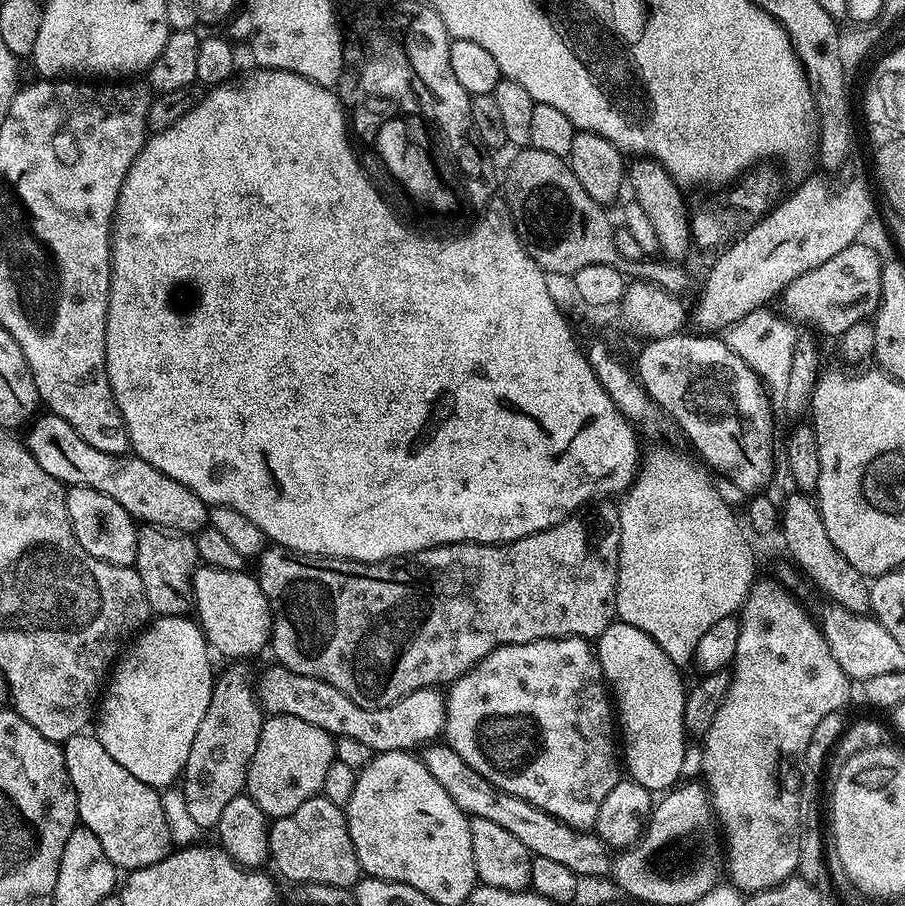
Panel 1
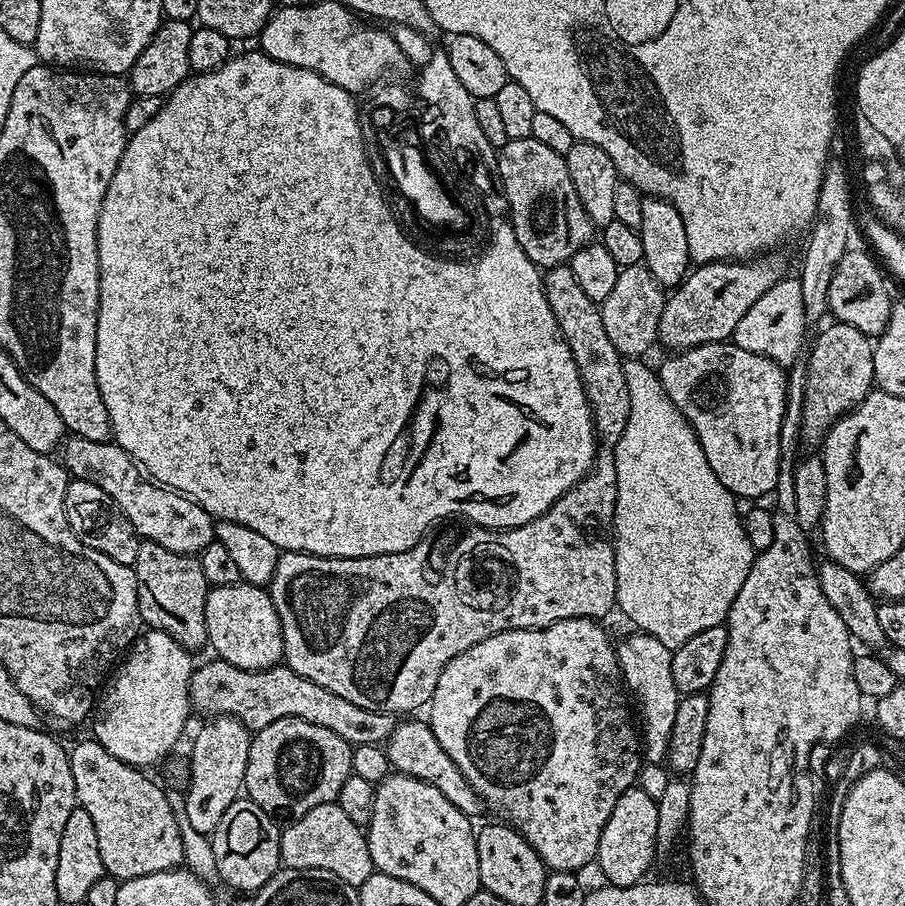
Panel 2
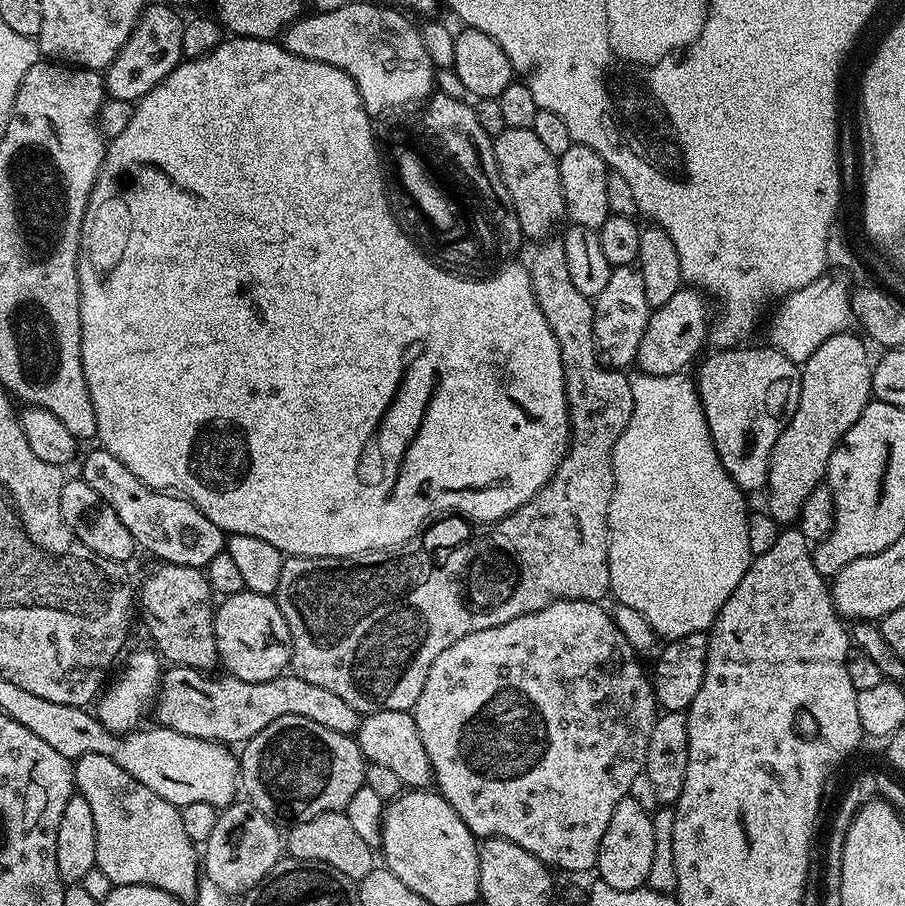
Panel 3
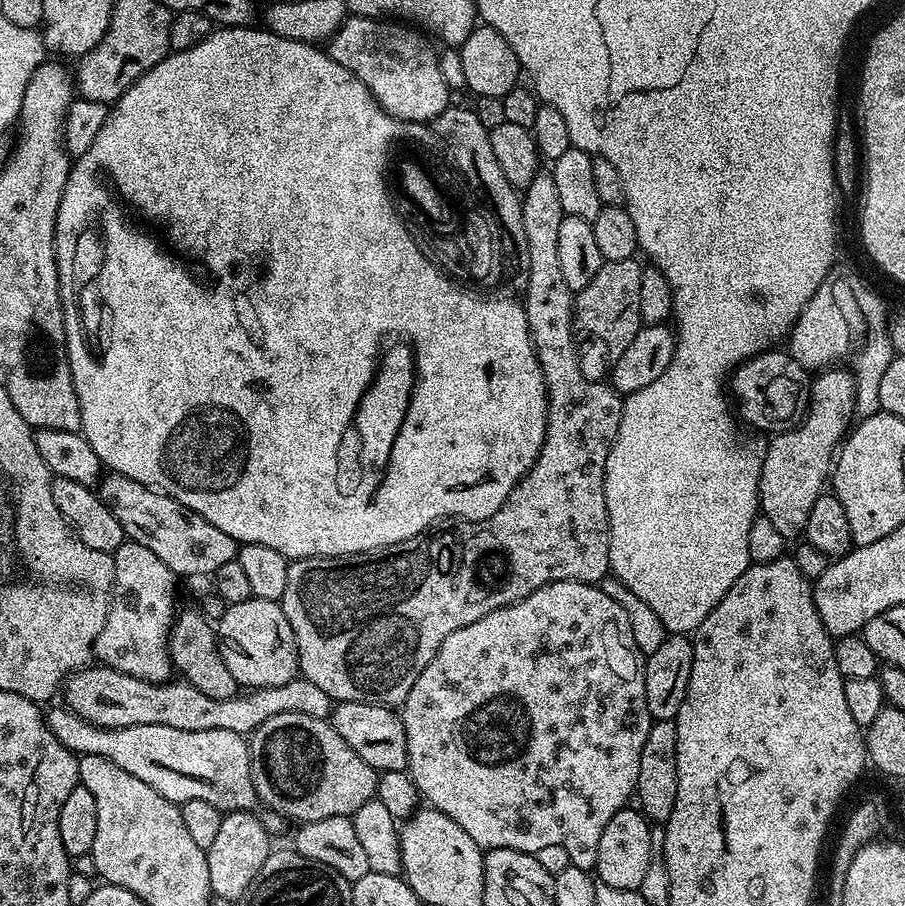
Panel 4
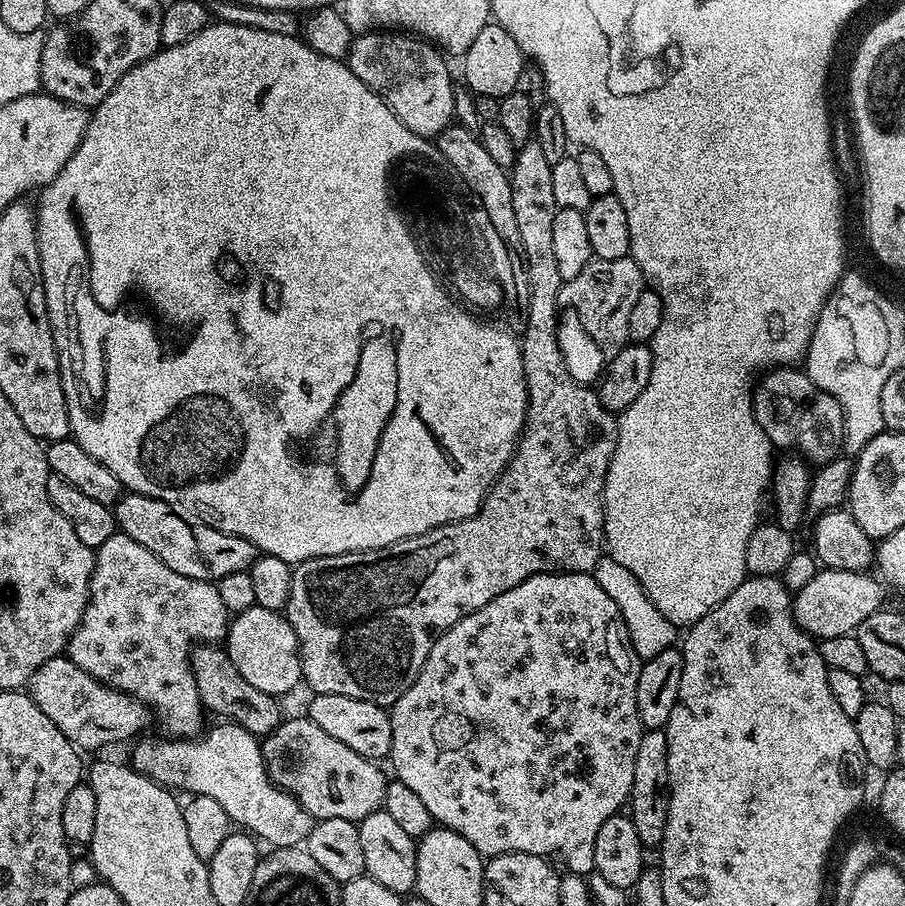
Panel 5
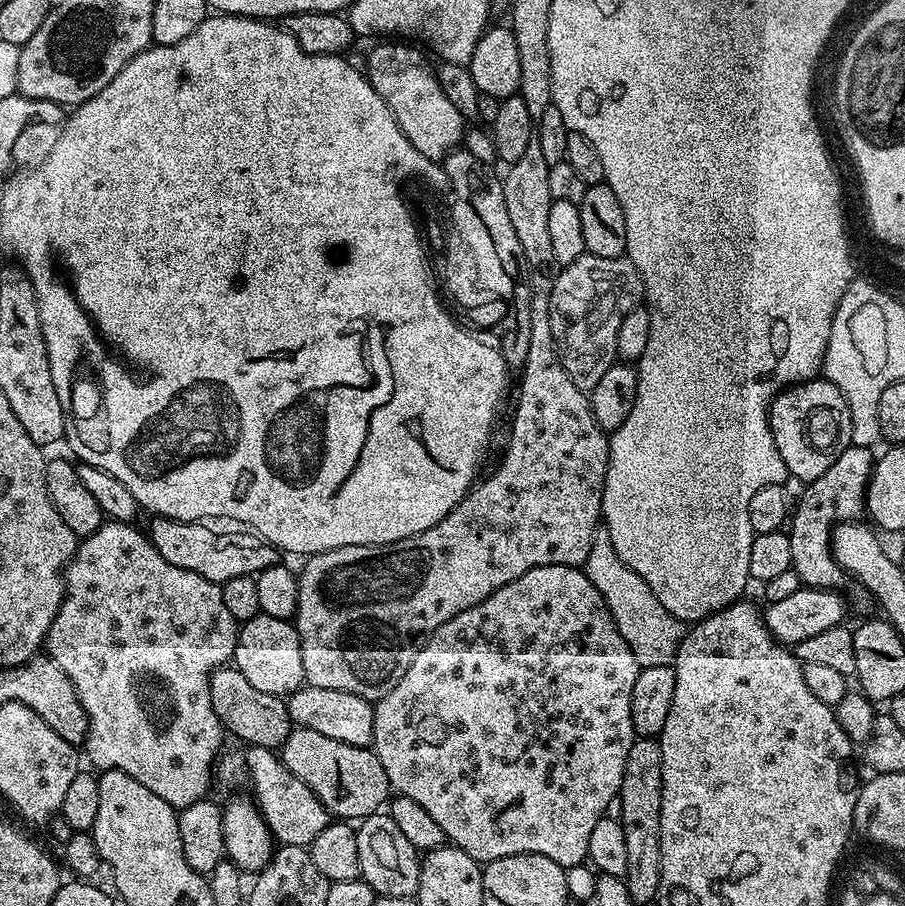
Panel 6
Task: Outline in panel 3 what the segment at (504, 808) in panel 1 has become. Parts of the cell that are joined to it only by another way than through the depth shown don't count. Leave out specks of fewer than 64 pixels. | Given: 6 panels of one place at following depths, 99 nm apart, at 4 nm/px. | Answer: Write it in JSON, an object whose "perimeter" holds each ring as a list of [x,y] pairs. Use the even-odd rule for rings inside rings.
{"perimeter":[[[382,710],[367,713],[361,719],[354,739],[368,764],[390,766],[390,771],[409,789],[424,790],[433,783],[432,767],[426,758],[426,746],[422,746],[422,738],[418,738],[416,717],[412,712]]]}

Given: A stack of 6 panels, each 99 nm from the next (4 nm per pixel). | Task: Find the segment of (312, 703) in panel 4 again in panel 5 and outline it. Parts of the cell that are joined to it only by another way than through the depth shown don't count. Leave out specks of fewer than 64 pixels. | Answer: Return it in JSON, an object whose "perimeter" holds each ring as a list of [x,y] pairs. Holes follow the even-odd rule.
{"perimeter":[[[67,655],[50,658],[28,681],[26,691],[38,710],[66,734],[66,738],[77,748],[104,748],[107,744],[120,744],[141,735],[144,723],[150,720],[150,709],[131,692],[119,692],[105,684],[100,684],[86,670],[82,670]]]}

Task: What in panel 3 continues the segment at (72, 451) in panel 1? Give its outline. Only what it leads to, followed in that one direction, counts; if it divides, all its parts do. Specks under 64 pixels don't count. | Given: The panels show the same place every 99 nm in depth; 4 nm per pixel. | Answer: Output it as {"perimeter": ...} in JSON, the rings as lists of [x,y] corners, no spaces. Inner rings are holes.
{"perimeter":[[[93,447],[93,452],[84,456],[84,465],[79,475],[87,484],[94,486],[98,494],[122,518],[126,530],[135,538],[137,545],[144,548],[157,561],[178,566],[190,566],[201,570],[207,569],[210,558],[225,551],[226,534],[206,514],[199,512],[189,500],[179,494],[169,494],[164,490],[148,488],[114,454],[102,447]]]}

